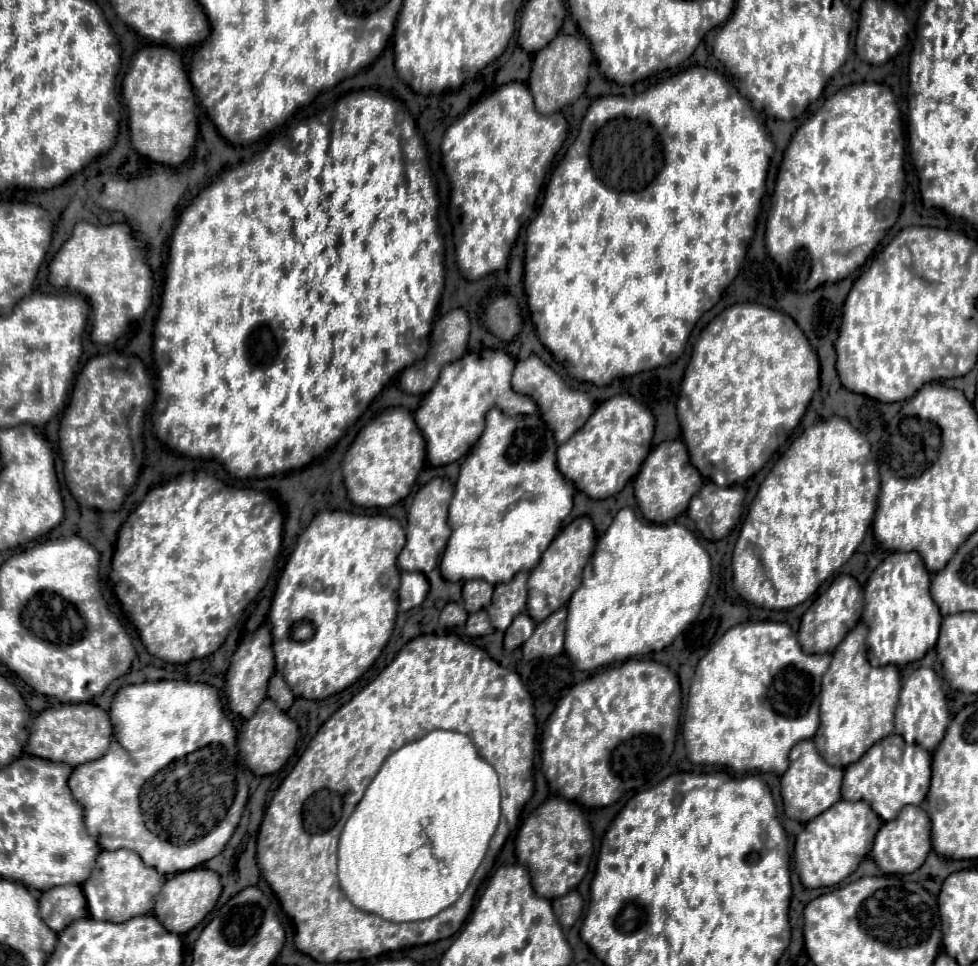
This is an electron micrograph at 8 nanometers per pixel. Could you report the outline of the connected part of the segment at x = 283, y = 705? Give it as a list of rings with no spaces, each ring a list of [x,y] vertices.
[[[274,675],[270,679],[270,685],[268,685],[268,697],[282,709],[282,711],[288,711],[292,701],[294,701],[294,693],[292,689],[284,683],[284,677],[282,675]]]

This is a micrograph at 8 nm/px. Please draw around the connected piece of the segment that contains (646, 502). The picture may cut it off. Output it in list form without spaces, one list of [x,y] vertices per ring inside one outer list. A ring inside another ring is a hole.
[[[680,439],[662,441],[658,447],[654,447],[634,479],[634,495],[638,507],[642,515],[652,523],[666,523],[684,513],[688,509],[692,495],[698,493],[700,487],[702,487],[702,475],[690,463],[688,449]]]

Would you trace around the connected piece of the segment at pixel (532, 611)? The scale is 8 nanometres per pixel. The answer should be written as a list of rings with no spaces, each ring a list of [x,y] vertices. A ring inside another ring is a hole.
[[[586,515],[576,517],[550,543],[550,547],[544,551],[540,563],[536,565],[536,569],[528,577],[528,615],[534,621],[544,621],[550,613],[554,613],[556,609],[560,609],[568,603],[568,599],[572,597],[576,587],[580,587],[582,571],[592,555],[594,543],[596,543],[594,525],[592,525],[590,517],[586,517]]]

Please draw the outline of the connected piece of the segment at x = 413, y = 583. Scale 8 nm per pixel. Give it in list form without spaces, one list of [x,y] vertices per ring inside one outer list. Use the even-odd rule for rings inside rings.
[[[402,573],[402,583],[398,591],[400,599],[400,611],[408,611],[412,607],[418,607],[428,593],[428,579],[424,573]]]

